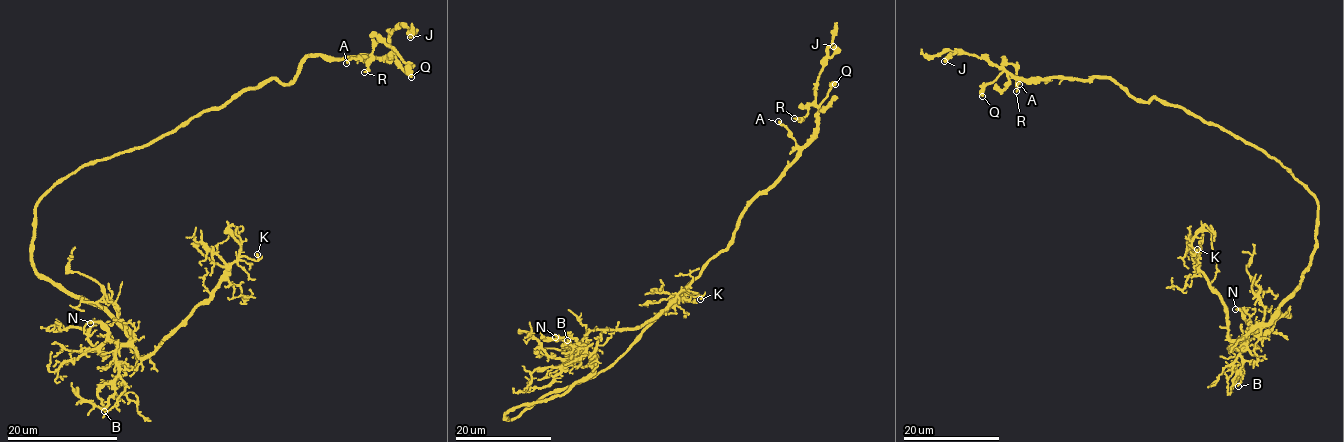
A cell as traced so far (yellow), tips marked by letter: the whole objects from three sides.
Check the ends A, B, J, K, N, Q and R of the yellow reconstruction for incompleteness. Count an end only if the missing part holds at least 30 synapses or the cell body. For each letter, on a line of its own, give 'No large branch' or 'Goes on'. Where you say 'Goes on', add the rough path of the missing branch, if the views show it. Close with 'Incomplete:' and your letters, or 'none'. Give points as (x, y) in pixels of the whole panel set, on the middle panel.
A: No large branch
B: No large branch
J: No large branch
K: No large branch
N: Goes on. Course of what is missing: (555, 337), (544, 337), (540, 342), (538, 359), (532, 358), (526, 366), (525, 349)
Q: No large branch
R: No large branch
Incomplete: N

